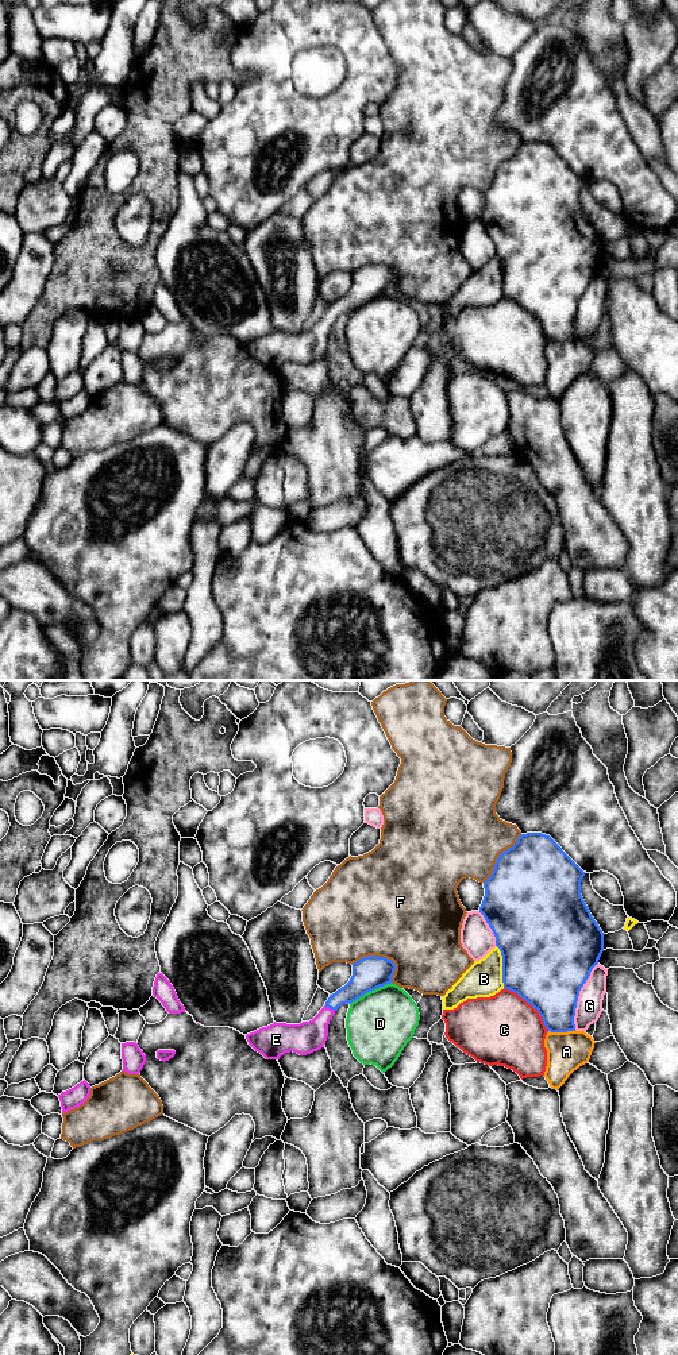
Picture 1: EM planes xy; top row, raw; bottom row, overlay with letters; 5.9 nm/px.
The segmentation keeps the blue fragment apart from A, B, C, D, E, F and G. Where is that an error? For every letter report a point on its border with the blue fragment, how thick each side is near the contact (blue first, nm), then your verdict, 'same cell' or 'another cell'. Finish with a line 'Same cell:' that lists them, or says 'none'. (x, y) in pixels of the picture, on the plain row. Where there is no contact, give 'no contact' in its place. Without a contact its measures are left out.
A: meets blue in xy at (562, 340); 300 nm thick on the blue side, 240 nm on the other; another cell
B: meets blue in xy at (503, 275); 500 nm thick on the blue side, 220 nm on the other; another cell
C: meets blue in xy at (531, 313); 480 nm thick on the blue side, 420 nm on the other; another cell
D: meets blue in xy at (369, 300); 200 nm thick on the blue side, 400 nm on the other; another cell
E: meets blue in xy at (330, 316); 140 nm thick on the blue side, 190 nm on the other; same cell
F: meets blue in xy at (376, 265); 200 nm thick on the blue side, 500 nm on the other; another cell
G: meets blue in xy at (578, 304); 480 nm thick on the blue side, 160 nm on the other; another cell
Same cell: E

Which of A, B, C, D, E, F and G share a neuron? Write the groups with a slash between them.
A / B / C / D / E / F / G

